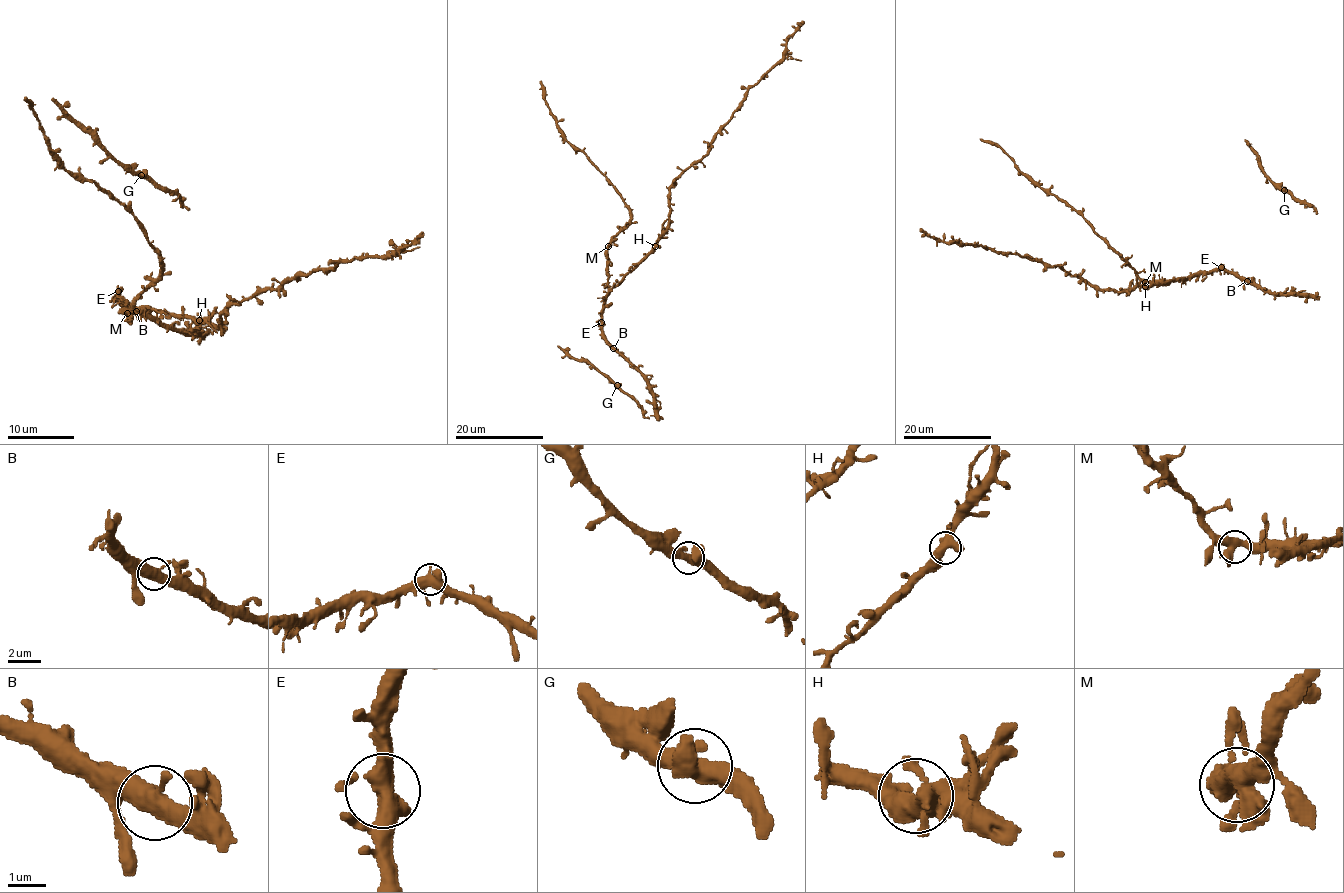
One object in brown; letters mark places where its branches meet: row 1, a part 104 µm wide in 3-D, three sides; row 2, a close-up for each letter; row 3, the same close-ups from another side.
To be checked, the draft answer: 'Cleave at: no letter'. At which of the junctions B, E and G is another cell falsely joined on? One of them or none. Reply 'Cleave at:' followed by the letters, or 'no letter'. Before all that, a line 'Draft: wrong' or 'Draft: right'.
Draft: right
Cleave at: no letter

